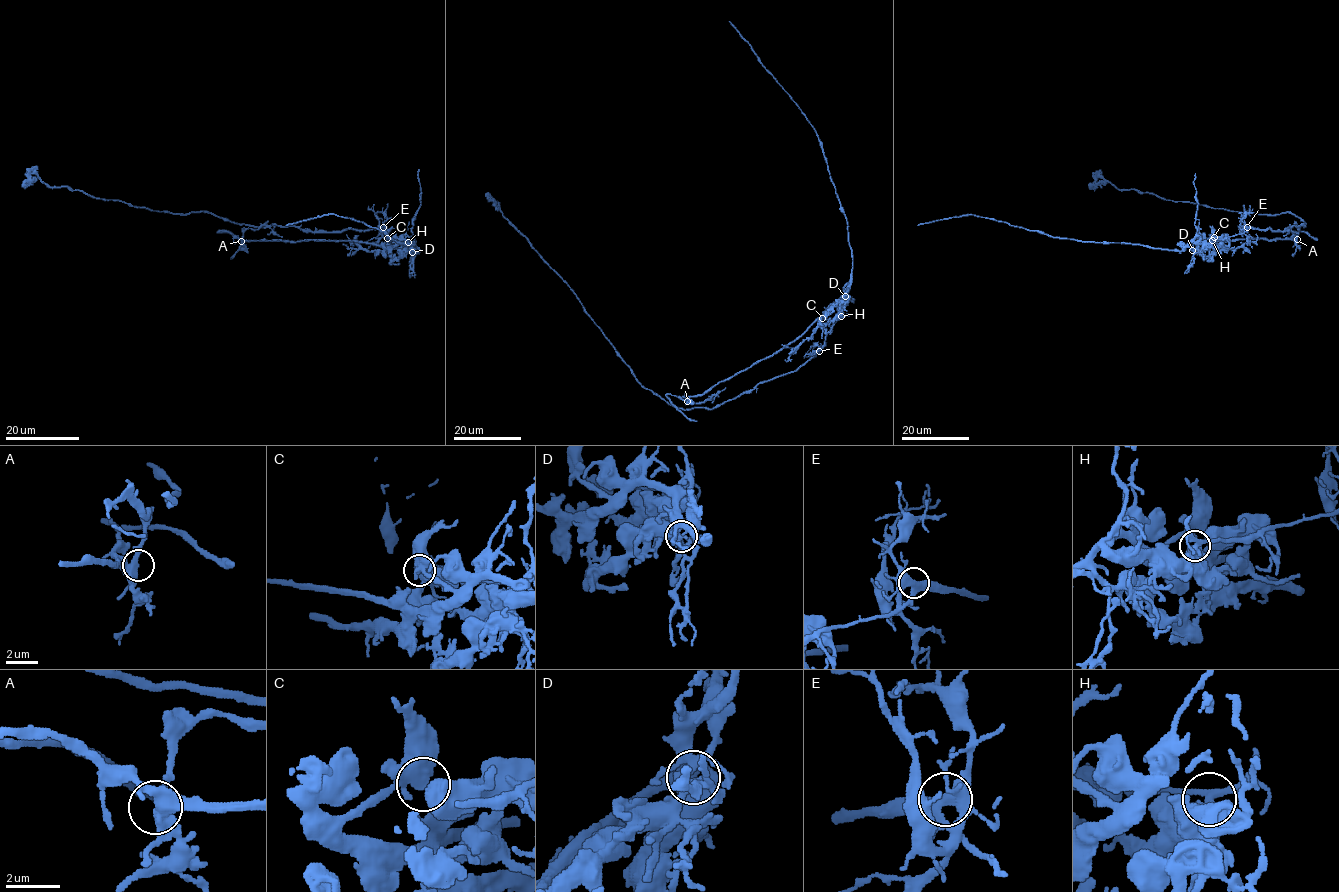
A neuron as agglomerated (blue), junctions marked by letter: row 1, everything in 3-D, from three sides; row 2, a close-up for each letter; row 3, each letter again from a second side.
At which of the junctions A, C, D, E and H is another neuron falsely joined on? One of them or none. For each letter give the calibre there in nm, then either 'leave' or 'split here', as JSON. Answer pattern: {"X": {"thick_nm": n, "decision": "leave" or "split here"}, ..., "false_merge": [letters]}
{"A": {"thick_nm": 320, "decision": "leave"}, "C": {"thick_nm": 360, "decision": "leave"}, "D": {"thick_nm": 280, "decision": "leave"}, "E": {"thick_nm": 380, "decision": "leave"}, "H": {"thick_nm": 280, "decision": "split here"}, "false_merge": ["H"]}

